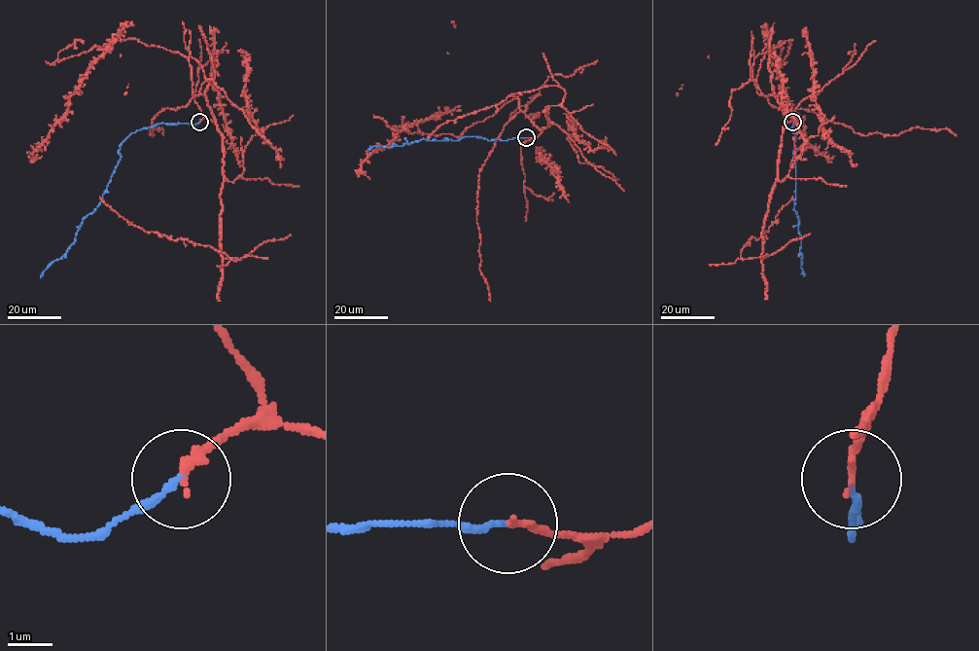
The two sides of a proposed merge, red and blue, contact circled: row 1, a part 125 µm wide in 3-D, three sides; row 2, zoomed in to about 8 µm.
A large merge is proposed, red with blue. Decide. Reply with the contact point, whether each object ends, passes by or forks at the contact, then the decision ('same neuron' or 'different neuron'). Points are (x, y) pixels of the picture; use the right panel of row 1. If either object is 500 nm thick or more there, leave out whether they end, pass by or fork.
(792, 122) | red ends | blue ends | same neuron

